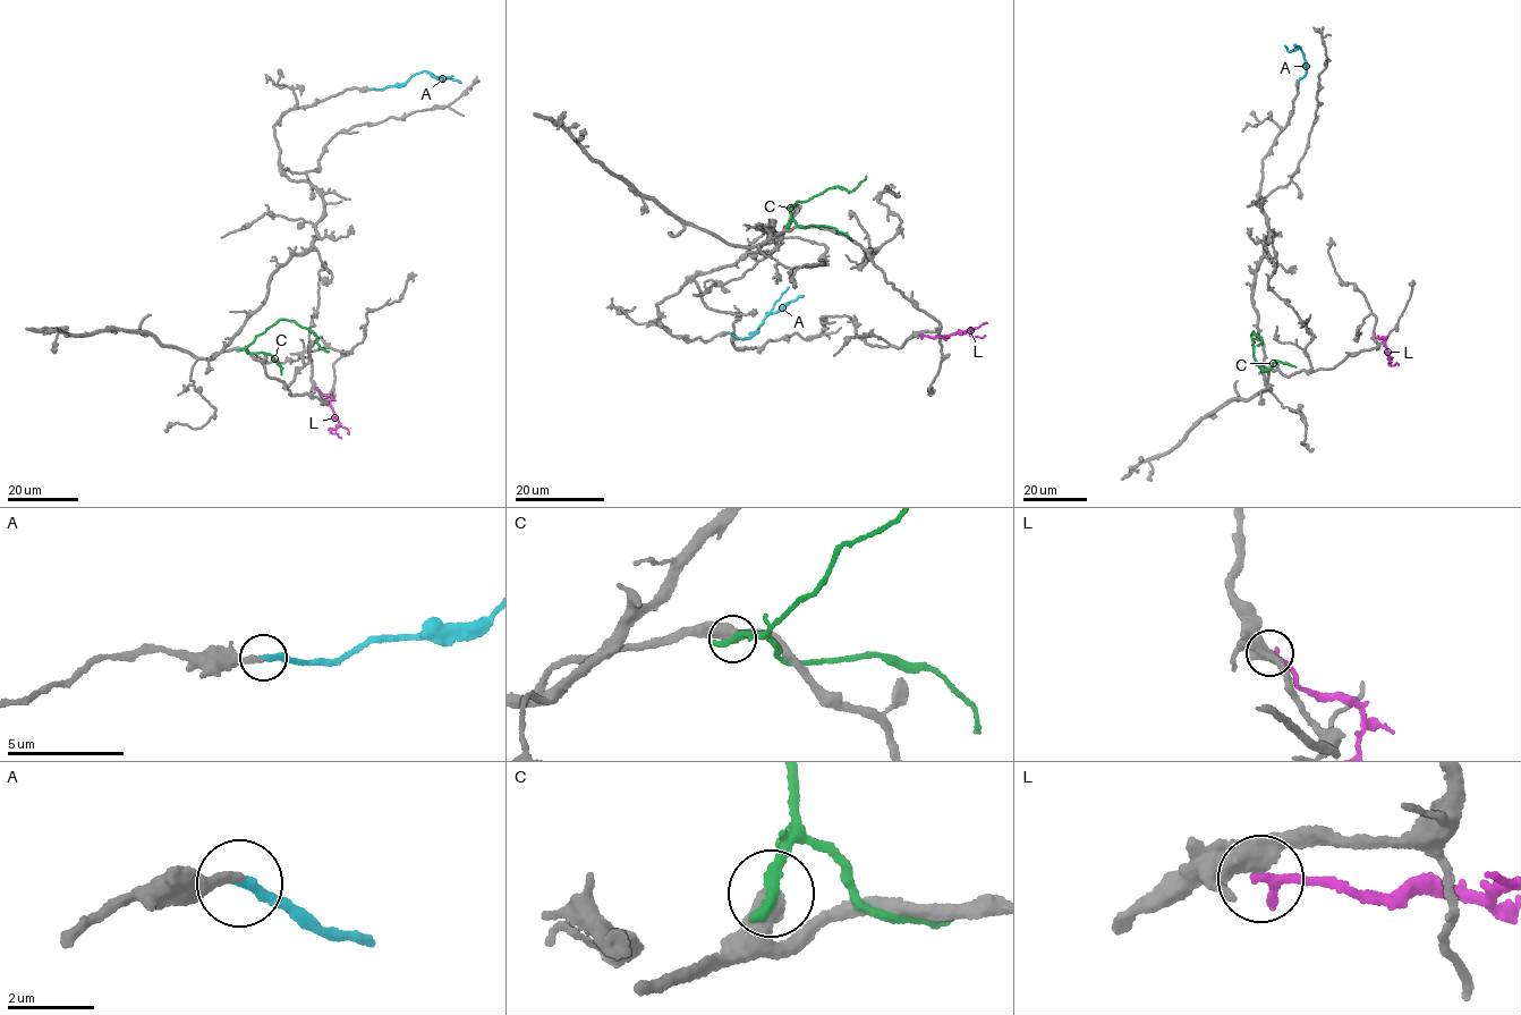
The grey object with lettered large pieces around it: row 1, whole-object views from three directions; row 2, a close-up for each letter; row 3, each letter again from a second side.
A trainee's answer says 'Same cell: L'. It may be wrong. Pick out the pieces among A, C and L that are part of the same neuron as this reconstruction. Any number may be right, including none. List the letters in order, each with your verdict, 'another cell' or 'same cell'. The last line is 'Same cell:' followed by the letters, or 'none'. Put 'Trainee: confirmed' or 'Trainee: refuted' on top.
Trainee: refuted
A: same cell
C: another cell
L: another cell
Same cell: A

